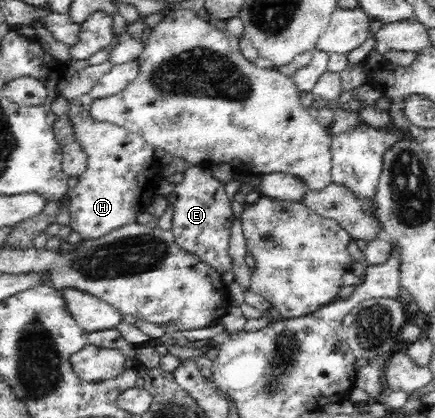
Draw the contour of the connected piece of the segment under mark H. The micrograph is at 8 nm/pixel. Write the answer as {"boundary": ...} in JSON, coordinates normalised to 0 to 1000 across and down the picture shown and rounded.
{"boundary":[[[315,144],[276,156],[260,156],[251,175],[244,175],[202,222],[179,237],[161,242],[154,266],[159,294],[166,299],[168,337],[184,347],[198,371],[195,407],[179,421],[179,438],[154,457],[161,476],[156,500],[163,510],[159,541],[166,553],[177,553],[191,572],[225,572],[251,553],[313,531],[313,519],[331,510],[338,493],[359,471],[363,452],[372,385],[356,371],[356,352],[349,352],[326,325],[303,318],[294,306],[257,297],[248,287],[221,287],[209,275],[211,244],[230,234],[248,234],[290,215],[320,179],[320,151]]]}

